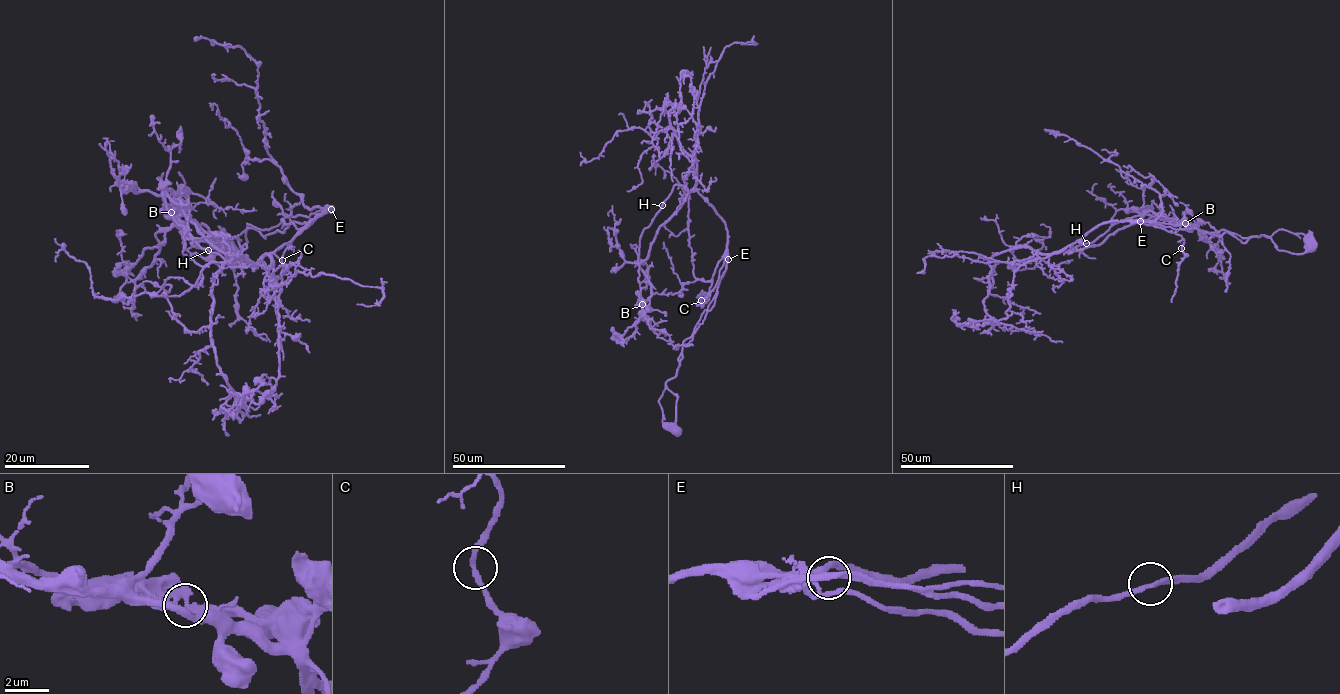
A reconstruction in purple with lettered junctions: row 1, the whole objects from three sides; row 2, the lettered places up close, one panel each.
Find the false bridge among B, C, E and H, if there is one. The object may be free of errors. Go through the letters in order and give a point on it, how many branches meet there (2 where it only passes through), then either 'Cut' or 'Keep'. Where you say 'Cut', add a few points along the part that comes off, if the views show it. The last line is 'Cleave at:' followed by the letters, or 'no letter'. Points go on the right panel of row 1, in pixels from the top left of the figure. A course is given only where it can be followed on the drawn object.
B: Place: (1185, 223). Branches: 2. Keep
C: Place: (1181, 248). Branches: 2. Keep
E: Place: (1140, 221). Branches: 2. Cut. Course of the part to remove: (1140, 221), (1103, 223), (1065, 252), (1143, 214), (1207, 222), (1230, 256), (1226, 292)
H: Place: (1086, 243). Branches: 2. Keep
Cleave at: E

